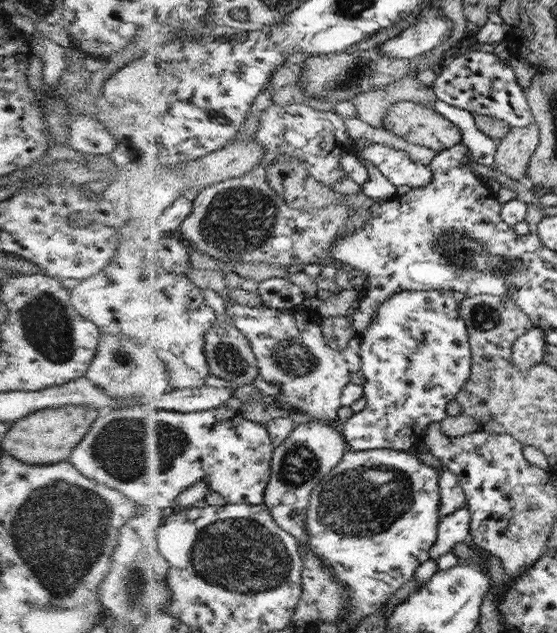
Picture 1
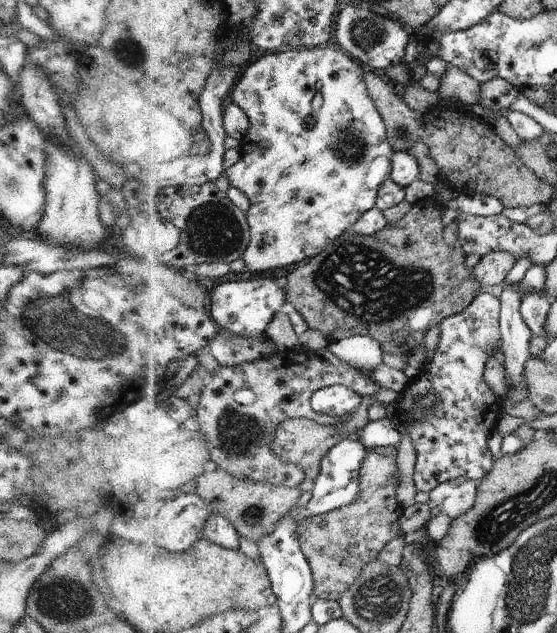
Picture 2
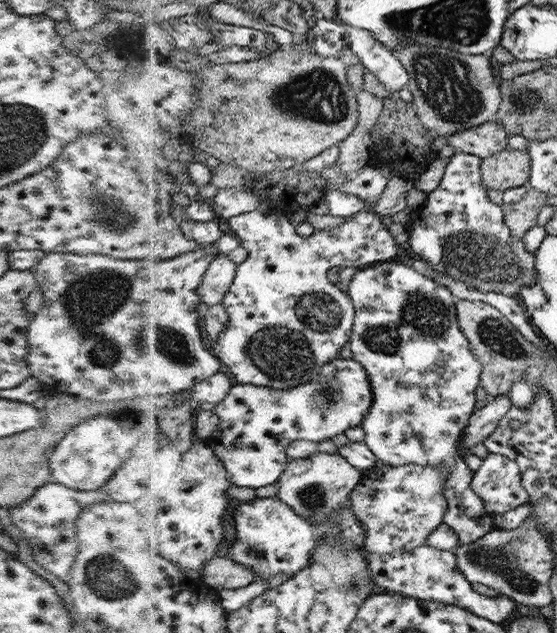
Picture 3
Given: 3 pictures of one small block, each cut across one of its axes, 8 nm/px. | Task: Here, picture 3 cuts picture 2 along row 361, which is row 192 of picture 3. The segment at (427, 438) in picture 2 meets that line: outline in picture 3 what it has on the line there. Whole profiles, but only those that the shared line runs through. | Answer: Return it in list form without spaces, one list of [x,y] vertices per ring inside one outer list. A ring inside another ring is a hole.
[[[455,153],[447,163],[441,184],[436,190],[427,193],[426,201],[418,211],[410,212],[407,230],[410,235],[408,241],[414,253],[411,256],[424,260],[444,275],[452,275],[456,281],[466,281],[480,291],[500,292],[519,298],[522,288],[538,282],[536,254],[526,252],[524,239],[514,238],[506,226],[502,207],[488,197],[487,188],[481,182],[483,160],[478,155]]]

